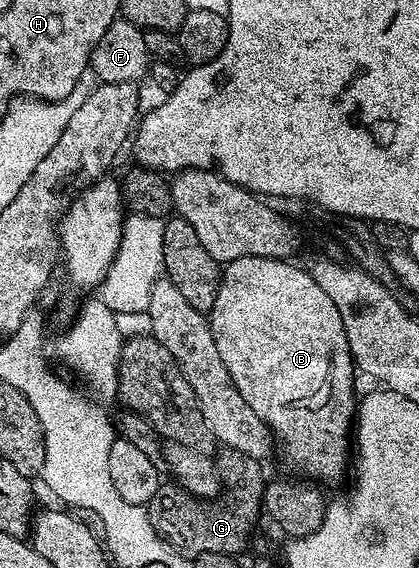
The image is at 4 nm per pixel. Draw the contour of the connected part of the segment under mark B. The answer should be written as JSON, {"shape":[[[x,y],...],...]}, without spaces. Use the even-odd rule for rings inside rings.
{"shape":[[[244,256],[225,263],[220,288],[216,292],[216,304],[212,304],[208,315],[210,331],[212,340],[216,340],[216,352],[220,352],[220,358],[225,359],[226,365],[230,367],[230,372],[234,375],[240,396],[244,396],[244,400],[248,400],[248,408],[252,408],[252,412],[256,412],[256,416],[264,420],[266,427],[277,439],[277,449],[280,454],[282,450],[287,464],[292,469],[299,470],[302,473],[299,475],[315,483],[338,482],[345,470],[347,473],[348,459],[352,454],[352,431],[356,426],[356,394],[354,398],[356,367],[348,348],[348,336],[344,336],[344,324],[340,321],[340,312],[336,312],[336,304],[332,304],[332,296],[328,296],[328,292],[324,292],[324,288],[320,288],[320,284],[312,280],[309,269],[302,267],[301,270],[292,263],[293,261],[284,258],[265,258],[264,256]]]}

